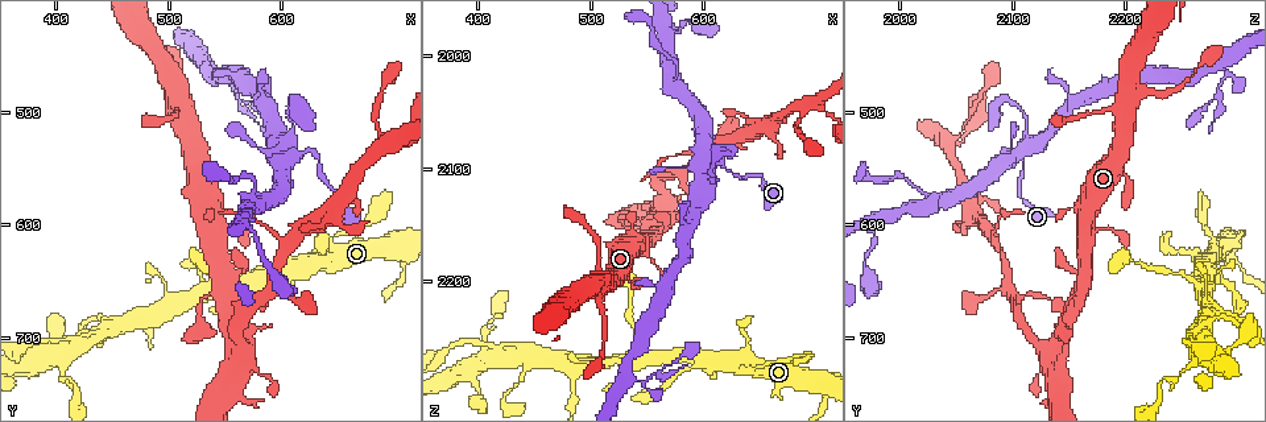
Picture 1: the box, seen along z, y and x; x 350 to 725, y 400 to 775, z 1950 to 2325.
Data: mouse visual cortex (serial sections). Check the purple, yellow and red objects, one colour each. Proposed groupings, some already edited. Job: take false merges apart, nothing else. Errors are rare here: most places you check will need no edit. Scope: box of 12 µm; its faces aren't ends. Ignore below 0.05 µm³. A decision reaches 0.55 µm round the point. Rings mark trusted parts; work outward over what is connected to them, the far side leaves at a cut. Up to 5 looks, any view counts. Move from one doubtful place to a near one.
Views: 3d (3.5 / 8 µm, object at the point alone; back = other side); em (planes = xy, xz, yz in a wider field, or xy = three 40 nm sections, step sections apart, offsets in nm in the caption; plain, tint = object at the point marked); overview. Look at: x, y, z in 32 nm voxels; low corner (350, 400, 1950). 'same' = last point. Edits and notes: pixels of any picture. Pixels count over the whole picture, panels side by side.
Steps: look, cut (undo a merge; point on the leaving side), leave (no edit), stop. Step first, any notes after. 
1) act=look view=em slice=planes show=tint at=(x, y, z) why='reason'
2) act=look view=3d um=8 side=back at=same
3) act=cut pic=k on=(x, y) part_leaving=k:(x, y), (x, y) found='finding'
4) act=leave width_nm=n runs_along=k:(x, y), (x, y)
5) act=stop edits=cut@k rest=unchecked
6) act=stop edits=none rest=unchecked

act=look view=3d um=8 at=(590, 654, 2098) why='a narrow waist'

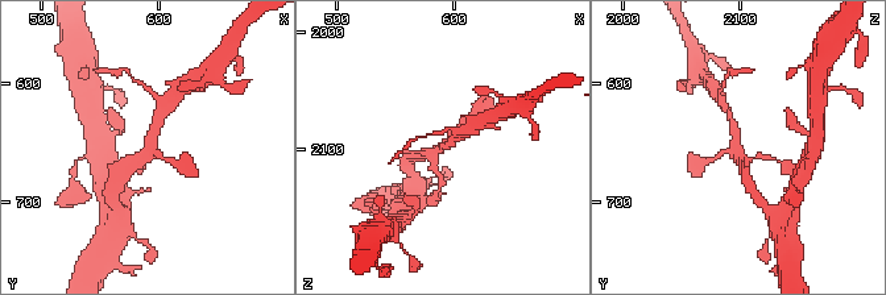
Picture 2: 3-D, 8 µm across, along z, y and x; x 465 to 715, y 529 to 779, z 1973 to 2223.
act=look view=3d um=3.5 at=(590, 652, 2098) why='closer look'

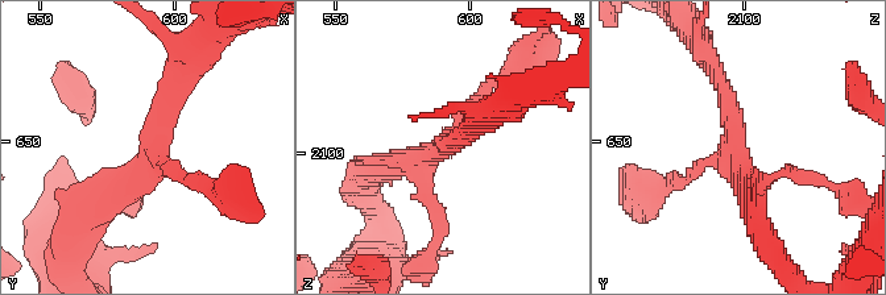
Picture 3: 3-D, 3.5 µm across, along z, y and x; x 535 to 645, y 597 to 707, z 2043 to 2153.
act=leave runs_along=3:(88, 217), (141, 169), (182, 77) found='continuous, no second cell'

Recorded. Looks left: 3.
act=look view=3d um=3.5 at=(408, 716, 2270) why='sharp bend'

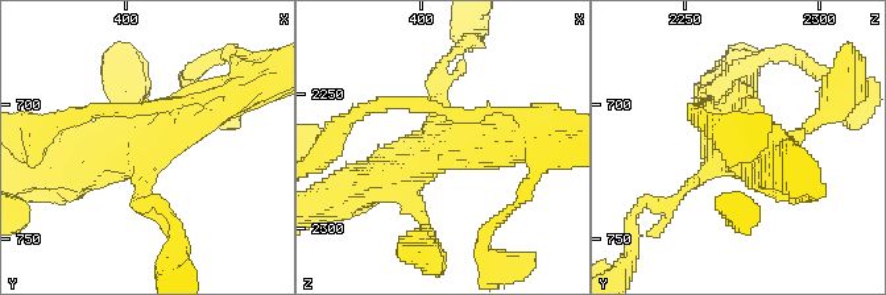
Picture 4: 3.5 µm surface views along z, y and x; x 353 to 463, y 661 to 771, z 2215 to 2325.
act=look view=em slice=xy step=1 show=tint at=(410, 715, 2268) arms=4 arm_widths_nm=150,150,450,500

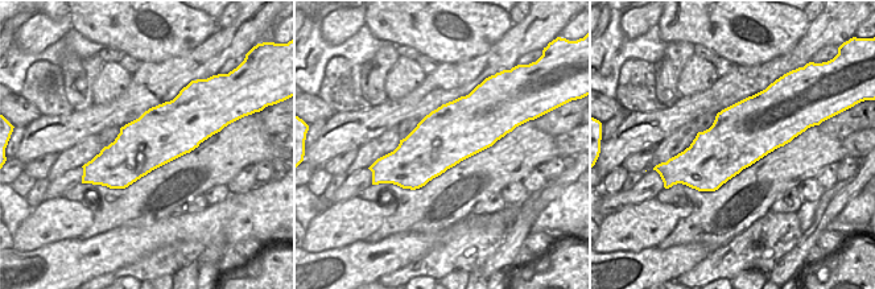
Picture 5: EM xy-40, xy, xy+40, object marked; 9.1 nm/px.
act=look view=em slice=xy step=2 show=tint at=same

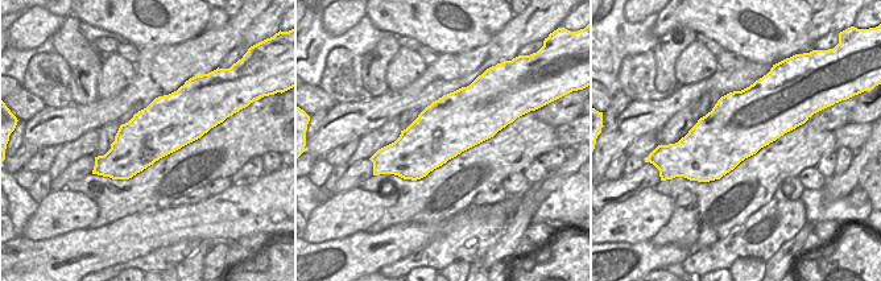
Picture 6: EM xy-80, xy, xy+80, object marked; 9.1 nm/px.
act=leave runs_along=4:(227, 98), (150, 146), (78, 158) found='all the same cell'

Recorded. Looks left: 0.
act=stop edits=none rest=unchecked

